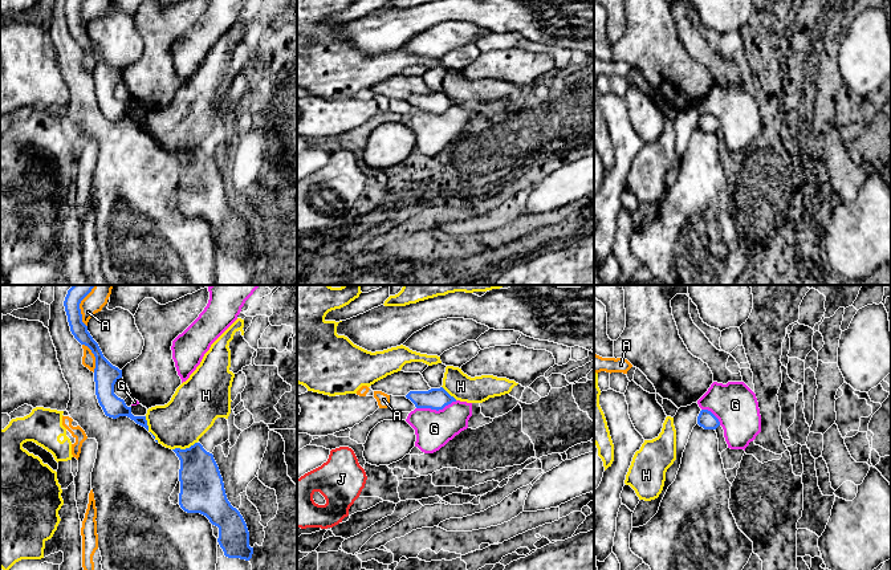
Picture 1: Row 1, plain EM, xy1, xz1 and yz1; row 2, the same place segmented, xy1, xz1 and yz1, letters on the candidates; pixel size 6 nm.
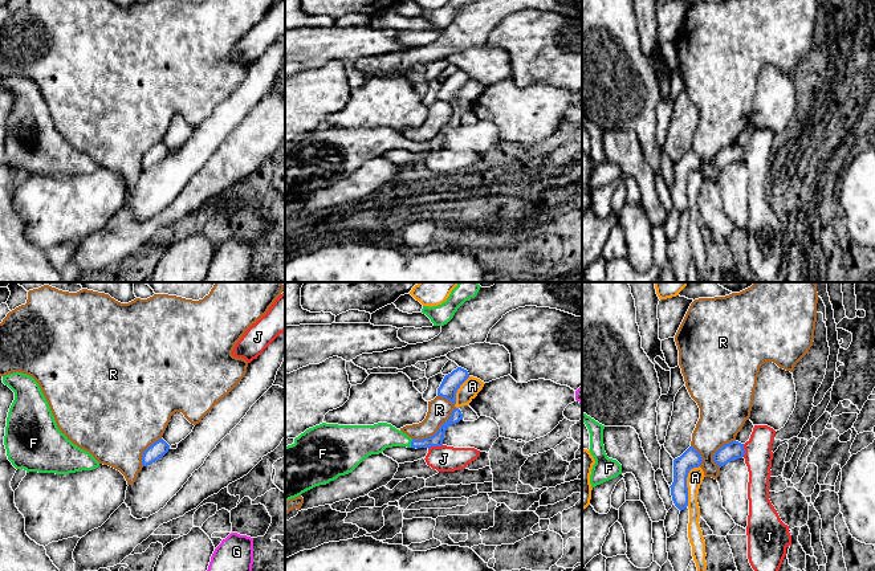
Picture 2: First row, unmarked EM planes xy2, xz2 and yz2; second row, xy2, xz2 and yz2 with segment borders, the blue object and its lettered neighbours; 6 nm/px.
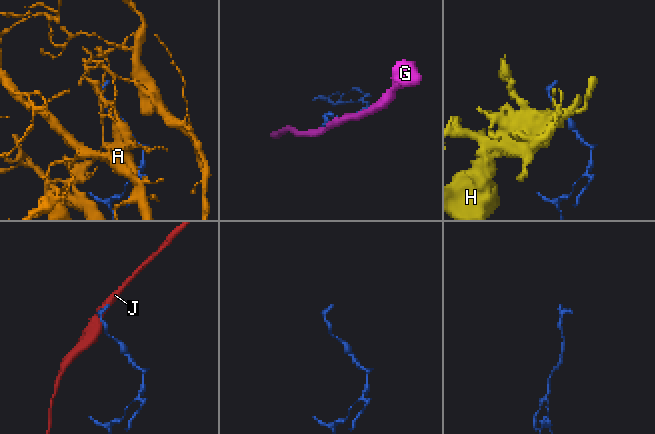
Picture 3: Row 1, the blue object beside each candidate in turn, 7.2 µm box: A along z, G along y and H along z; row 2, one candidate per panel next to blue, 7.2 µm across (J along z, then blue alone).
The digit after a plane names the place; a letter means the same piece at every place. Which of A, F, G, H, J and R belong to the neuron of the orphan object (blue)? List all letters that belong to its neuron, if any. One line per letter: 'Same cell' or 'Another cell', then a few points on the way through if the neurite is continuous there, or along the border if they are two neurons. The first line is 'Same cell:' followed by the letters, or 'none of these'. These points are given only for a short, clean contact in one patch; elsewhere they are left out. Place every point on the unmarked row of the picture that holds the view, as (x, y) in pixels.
Same cell: F
A: Another cell
F: Same cell. Path across: xz2 (436, 143), (411, 146), (401, 142), (374, 142)
G: Another cell. Boundary: xz1 (456, 104), (438, 113), (416, 112)
H: Another cell. Boundary: xy1 (145, 119), (147, 131), (158, 145)
J: Another cell. Boundary: xz2 (442, 147), (432, 149), (428, 153)
R: Another cell

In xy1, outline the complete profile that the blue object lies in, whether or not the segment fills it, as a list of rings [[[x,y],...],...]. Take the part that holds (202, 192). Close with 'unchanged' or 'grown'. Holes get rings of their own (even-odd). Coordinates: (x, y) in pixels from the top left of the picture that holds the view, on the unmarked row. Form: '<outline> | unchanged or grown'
[[[200,146],[172,152],[180,163],[179,208],[187,216],[200,216],[219,231],[217,245],[228,261],[249,264],[249,235],[240,215],[227,201],[223,180],[213,158]]] | unchanged

